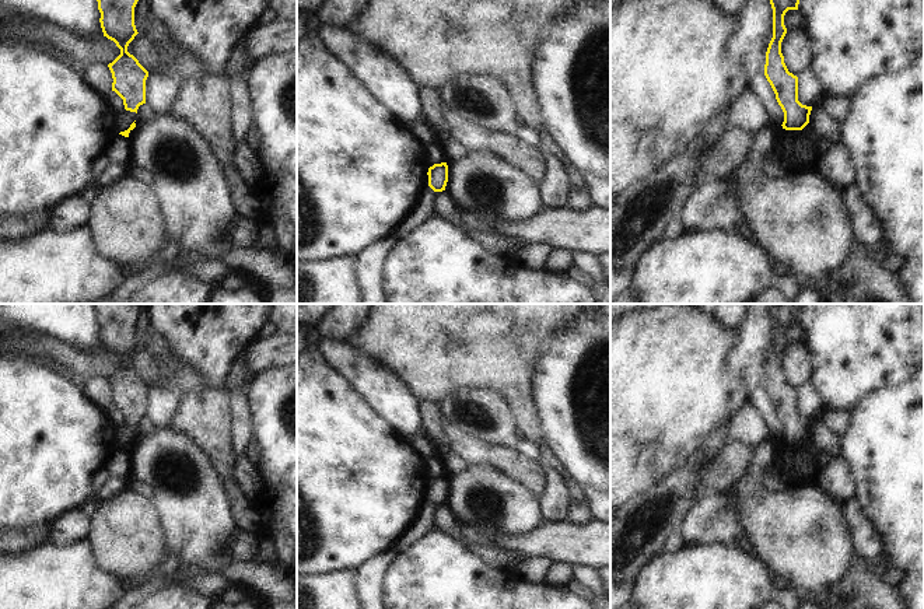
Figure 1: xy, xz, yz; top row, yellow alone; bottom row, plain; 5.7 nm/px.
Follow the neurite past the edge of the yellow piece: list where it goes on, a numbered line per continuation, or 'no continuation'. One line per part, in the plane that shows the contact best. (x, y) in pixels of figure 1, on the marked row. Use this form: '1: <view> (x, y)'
no continuation

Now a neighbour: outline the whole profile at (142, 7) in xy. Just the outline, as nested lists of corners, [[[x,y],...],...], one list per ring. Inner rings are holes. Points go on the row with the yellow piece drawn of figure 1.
[[[139,0],[134,7],[134,25],[137,32],[143,32],[148,18],[148,0]]]

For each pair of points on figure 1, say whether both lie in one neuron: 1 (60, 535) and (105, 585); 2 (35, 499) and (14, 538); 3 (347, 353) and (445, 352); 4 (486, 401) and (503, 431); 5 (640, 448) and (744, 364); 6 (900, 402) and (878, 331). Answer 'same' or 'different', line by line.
1: different
2: different
3: different
4: same
5: different
6: different

